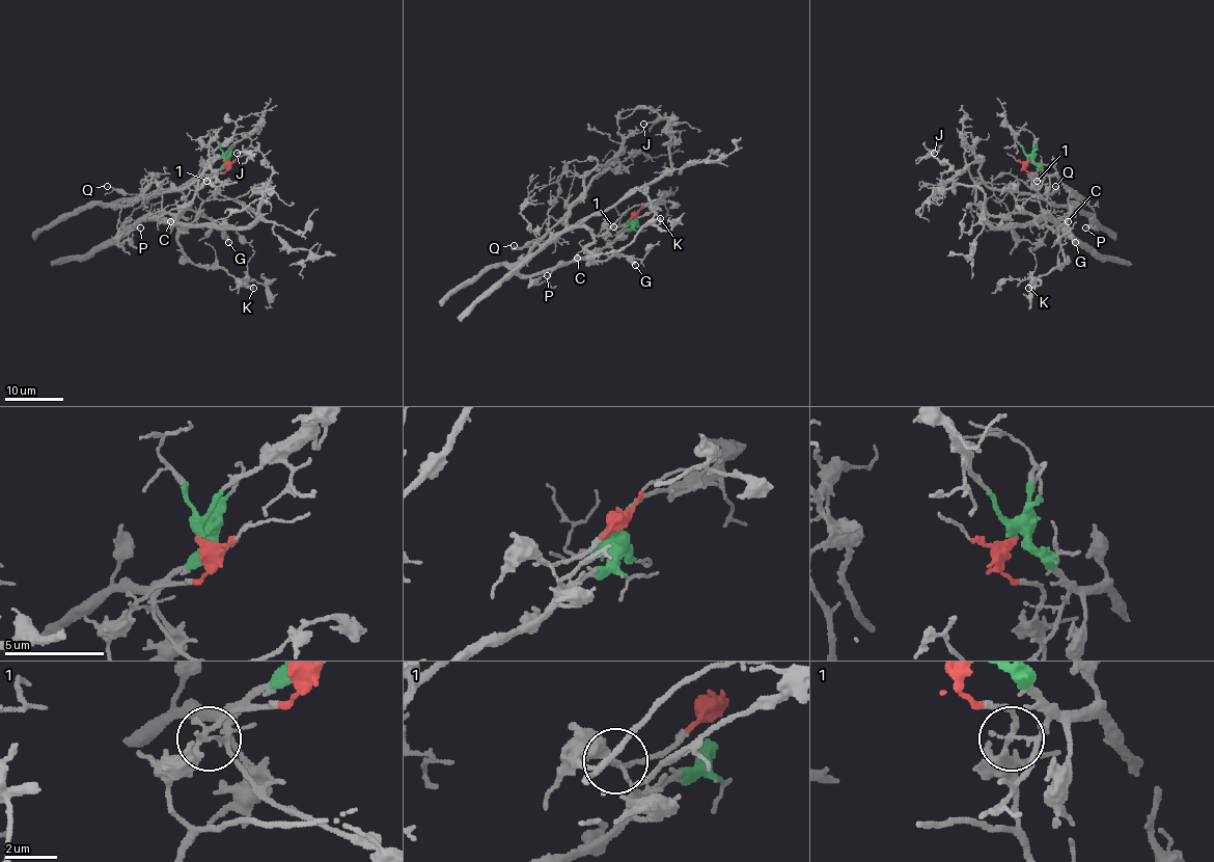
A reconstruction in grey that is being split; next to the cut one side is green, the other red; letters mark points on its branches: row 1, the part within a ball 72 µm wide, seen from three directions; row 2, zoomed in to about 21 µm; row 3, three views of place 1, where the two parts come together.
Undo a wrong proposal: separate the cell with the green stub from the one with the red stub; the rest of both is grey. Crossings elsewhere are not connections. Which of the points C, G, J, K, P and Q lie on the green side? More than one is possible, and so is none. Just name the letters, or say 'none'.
C, G, P, Q

